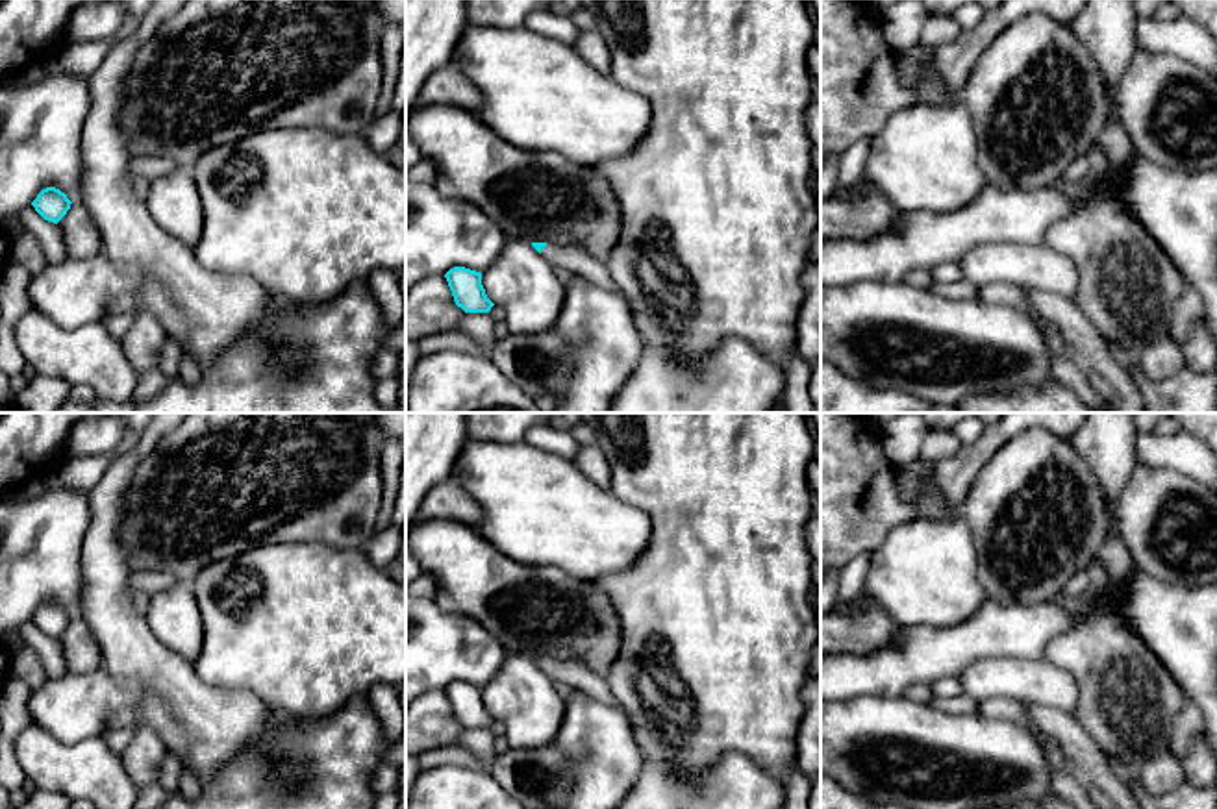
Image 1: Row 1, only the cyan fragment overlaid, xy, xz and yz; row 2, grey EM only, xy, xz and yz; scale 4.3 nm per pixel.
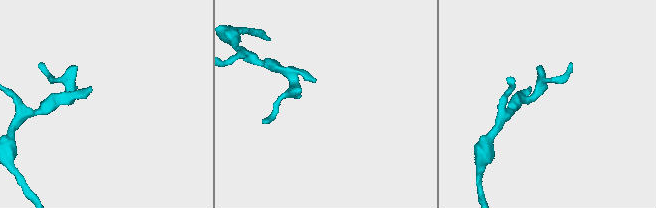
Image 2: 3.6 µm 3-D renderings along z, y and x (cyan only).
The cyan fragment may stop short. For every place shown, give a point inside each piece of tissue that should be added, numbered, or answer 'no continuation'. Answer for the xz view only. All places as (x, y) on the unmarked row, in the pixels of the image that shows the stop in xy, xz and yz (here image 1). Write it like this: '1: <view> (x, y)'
1: xz (575, 674)

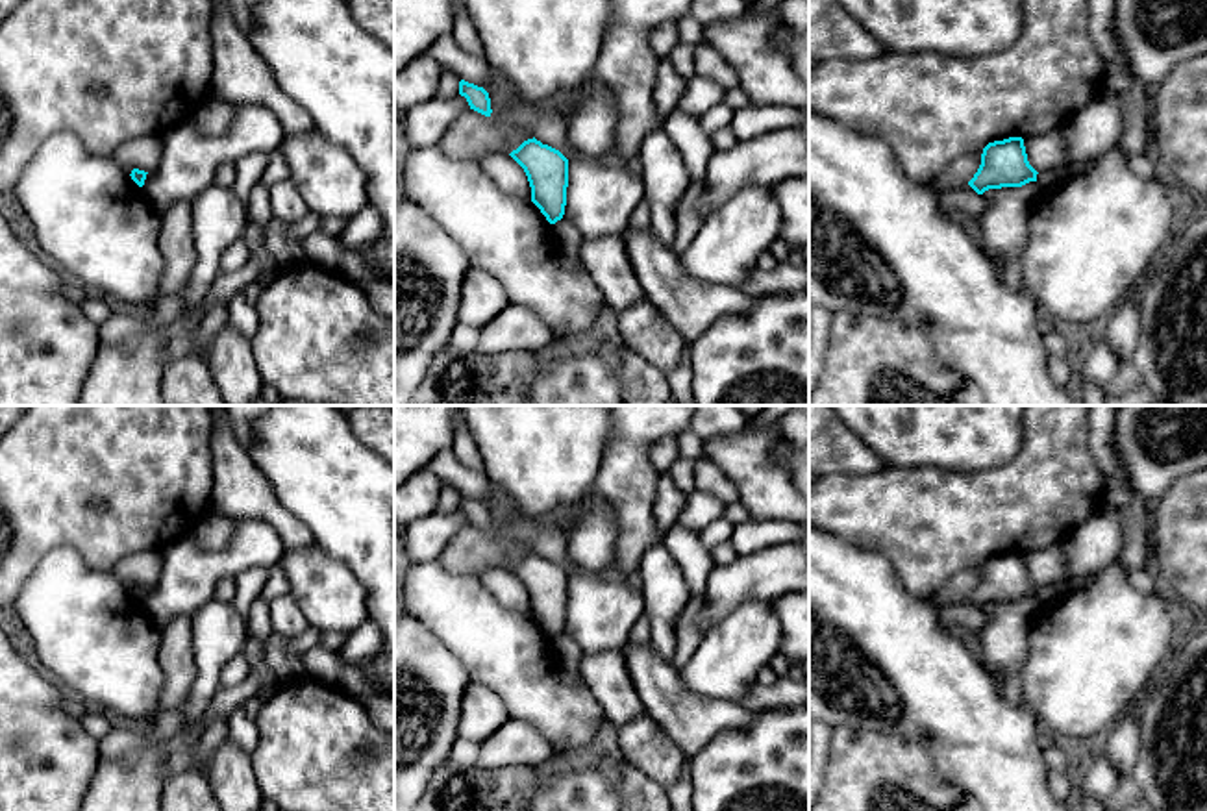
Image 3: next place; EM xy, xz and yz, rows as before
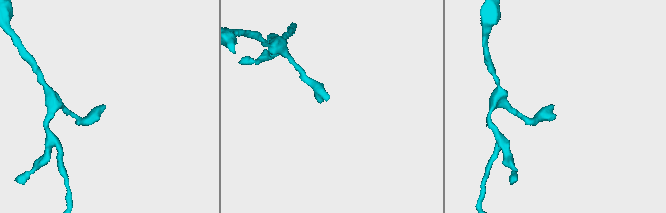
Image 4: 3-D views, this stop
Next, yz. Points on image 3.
no continuation

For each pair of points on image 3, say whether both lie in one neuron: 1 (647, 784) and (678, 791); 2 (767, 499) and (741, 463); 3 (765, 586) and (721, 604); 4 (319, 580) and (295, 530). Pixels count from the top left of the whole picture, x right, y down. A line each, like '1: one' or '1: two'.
1: two
2: one
3: one
4: two

